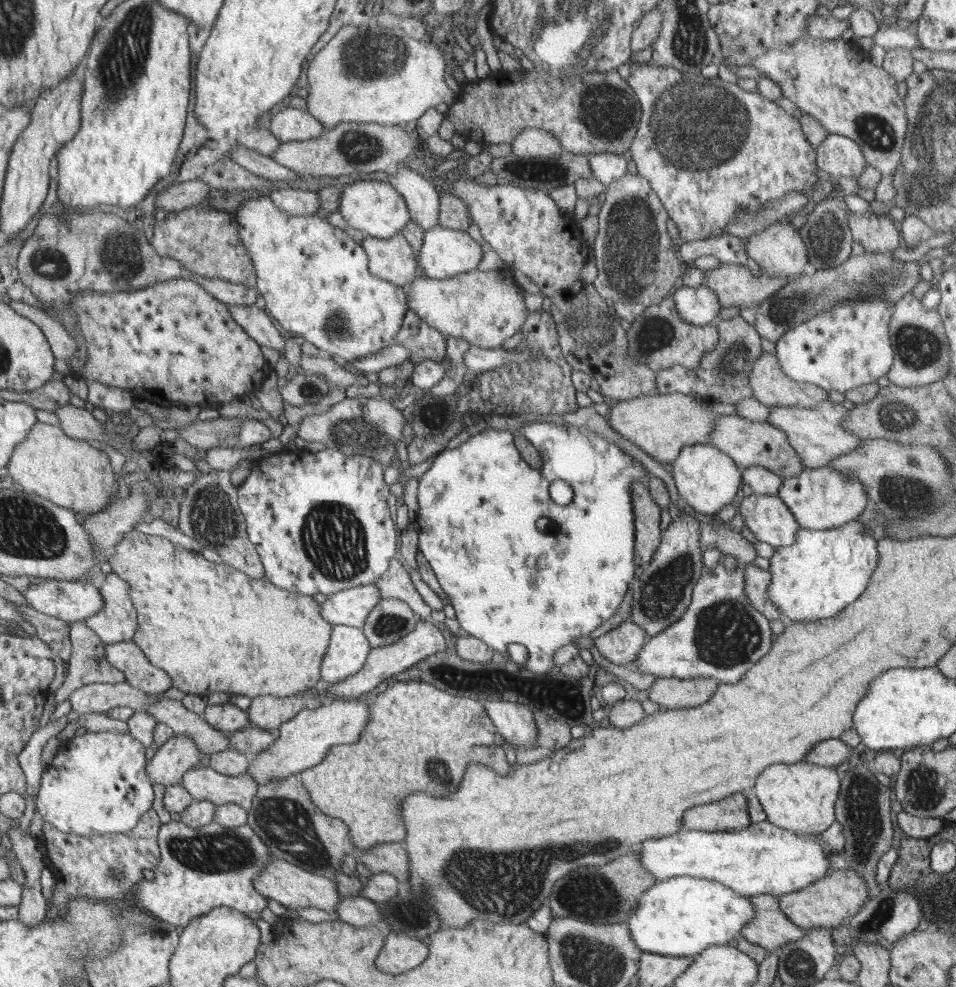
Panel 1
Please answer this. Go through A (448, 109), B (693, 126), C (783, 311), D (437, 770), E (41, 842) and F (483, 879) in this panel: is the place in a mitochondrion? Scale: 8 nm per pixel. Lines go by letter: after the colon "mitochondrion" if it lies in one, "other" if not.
A: other
B: mitochondrion
C: mitochondrion
D: mitochondrion
E: other
F: mitochondrion

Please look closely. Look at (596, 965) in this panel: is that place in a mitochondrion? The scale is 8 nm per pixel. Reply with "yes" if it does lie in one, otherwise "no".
yes

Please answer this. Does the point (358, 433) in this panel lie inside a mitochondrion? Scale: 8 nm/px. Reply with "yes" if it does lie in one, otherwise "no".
yes

